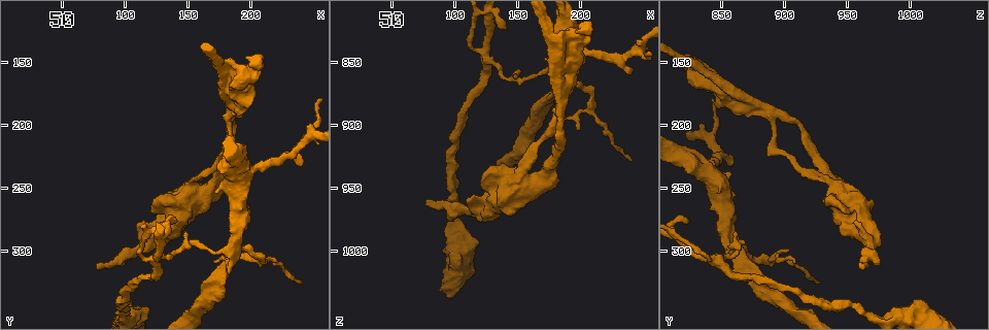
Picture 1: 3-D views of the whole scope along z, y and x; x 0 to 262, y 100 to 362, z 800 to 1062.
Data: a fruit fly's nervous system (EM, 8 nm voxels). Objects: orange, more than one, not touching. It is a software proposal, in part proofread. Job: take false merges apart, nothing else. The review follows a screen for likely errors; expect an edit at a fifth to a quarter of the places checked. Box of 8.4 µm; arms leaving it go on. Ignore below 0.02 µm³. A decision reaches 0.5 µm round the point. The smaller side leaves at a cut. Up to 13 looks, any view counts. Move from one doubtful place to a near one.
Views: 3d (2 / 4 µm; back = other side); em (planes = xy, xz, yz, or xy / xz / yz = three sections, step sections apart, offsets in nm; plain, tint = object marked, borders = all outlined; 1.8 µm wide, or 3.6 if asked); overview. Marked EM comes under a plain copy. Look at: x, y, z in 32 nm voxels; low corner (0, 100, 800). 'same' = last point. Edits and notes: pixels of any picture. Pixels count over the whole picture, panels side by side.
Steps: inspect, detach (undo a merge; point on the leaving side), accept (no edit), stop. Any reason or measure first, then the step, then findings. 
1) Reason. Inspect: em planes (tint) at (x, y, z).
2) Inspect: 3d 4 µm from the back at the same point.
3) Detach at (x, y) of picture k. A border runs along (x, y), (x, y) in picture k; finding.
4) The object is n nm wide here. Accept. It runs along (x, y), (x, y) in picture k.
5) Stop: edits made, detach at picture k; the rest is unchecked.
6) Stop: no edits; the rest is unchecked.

Three arms meet. Inspect: em planes (tint) at (126, 308, 848).

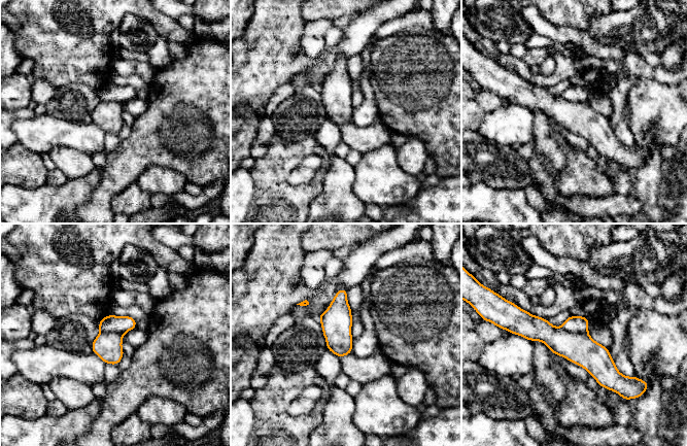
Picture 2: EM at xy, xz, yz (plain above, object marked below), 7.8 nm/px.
Detach at (581, 349) of picture 2. Two neurons meet here.

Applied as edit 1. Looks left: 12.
See it whole again. Inspect: overview.

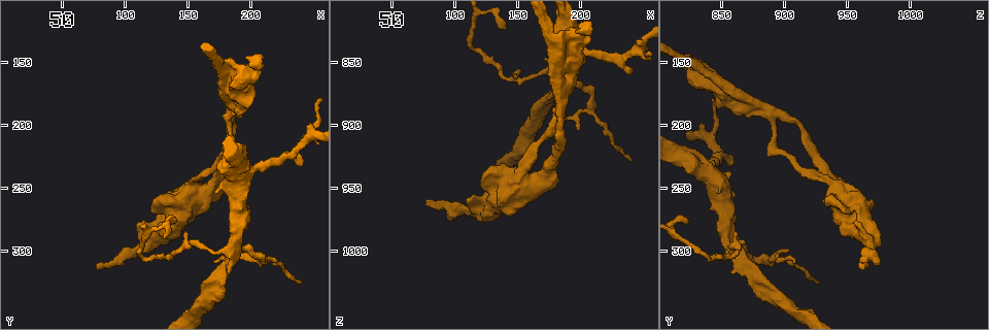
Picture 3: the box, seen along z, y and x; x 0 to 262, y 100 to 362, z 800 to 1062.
Inspect: 3d 2 µm at (188, 290, 852).

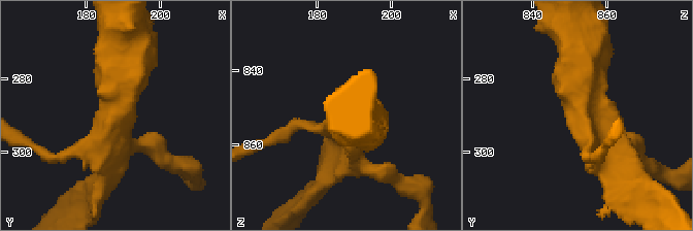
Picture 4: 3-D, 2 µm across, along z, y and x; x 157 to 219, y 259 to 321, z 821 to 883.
4 arms meet here. Inspect: em planes (tint) at (188, 291, 854).

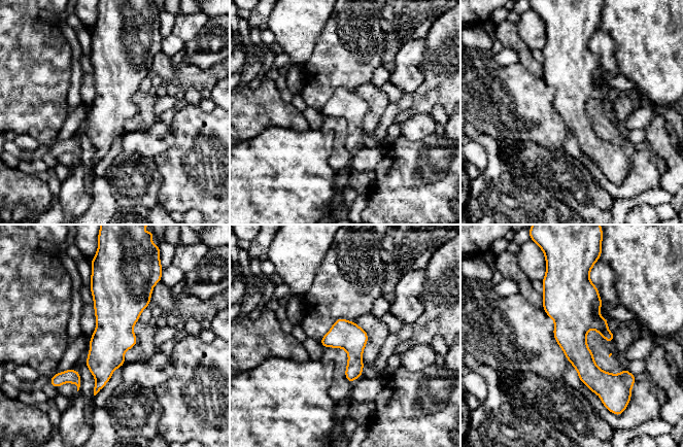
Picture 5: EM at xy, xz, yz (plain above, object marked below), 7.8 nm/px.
Accept. All the same neuron.

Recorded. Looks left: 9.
Calibre changes. Inspect: em 3.6 µm planes (tint) at (118, 294, 968).

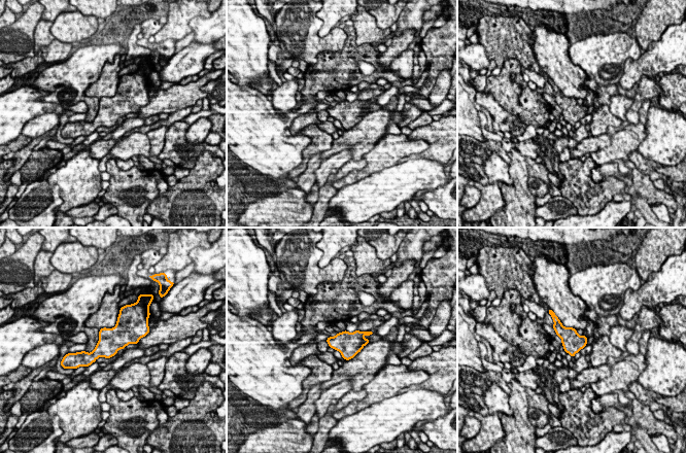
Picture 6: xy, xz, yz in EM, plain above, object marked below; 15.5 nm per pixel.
Accept. All the same neuron.

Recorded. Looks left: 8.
Three arms meet. Inspect: em planes (tint) at (184, 186, 882).

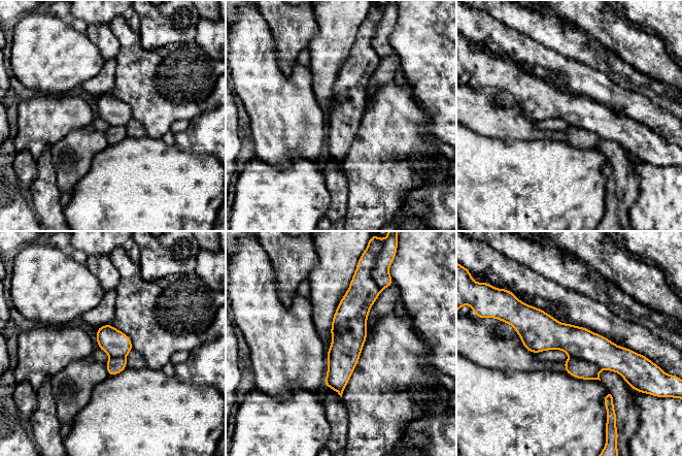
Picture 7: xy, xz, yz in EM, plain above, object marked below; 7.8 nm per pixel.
The object is 220 nm wide here. Detach at (579, 368) of picture 7. A border runs along (572, 357), (585, 359), (600, 368) in picture 7; two neurons meet here.

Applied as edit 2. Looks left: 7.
Stop: edits made, detach at picture 2, detach at picture 7; the rest is unchecked.

